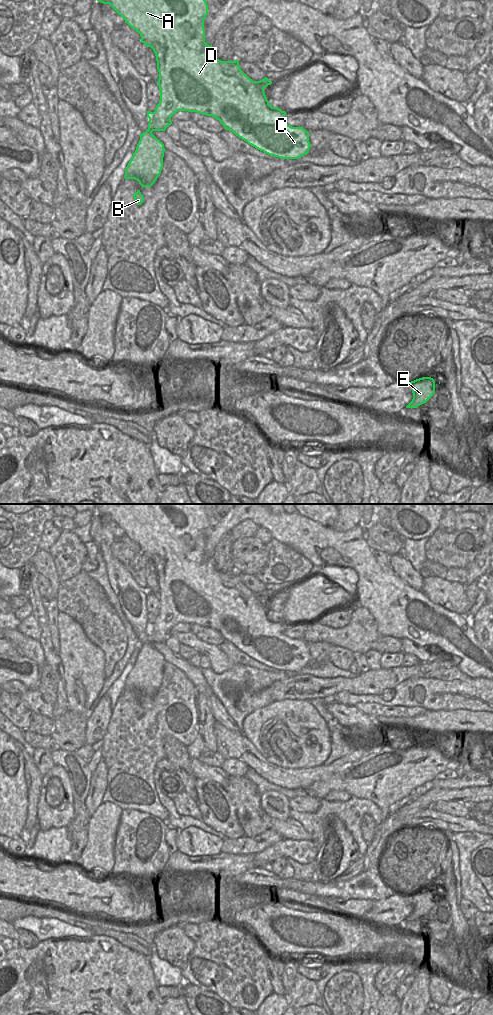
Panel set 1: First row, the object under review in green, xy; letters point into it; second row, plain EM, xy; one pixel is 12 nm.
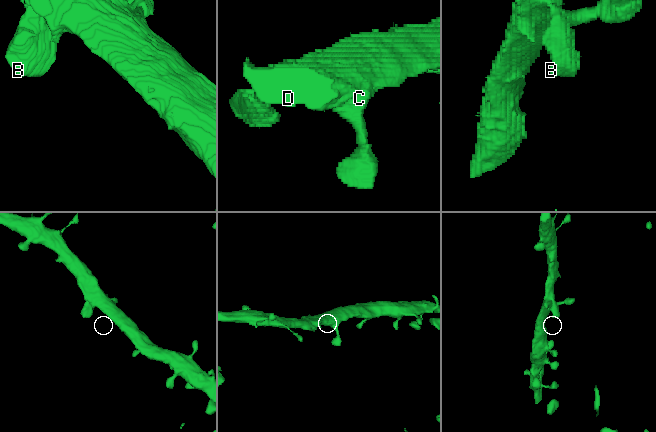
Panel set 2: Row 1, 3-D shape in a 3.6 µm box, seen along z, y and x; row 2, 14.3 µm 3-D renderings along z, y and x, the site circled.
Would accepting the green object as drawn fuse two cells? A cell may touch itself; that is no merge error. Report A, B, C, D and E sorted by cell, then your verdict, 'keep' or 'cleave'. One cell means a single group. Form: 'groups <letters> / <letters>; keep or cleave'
groups A B C D E; keep

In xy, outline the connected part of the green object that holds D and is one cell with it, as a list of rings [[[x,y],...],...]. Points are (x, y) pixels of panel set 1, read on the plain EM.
[[[95,504],[95,507],[97,513],[103,516],[110,516],[111,519],[121,529],[124,530],[125,535],[127,535],[131,540],[133,540],[140,546],[141,554],[145,558],[151,559],[153,561],[157,573],[157,582],[159,584],[159,591],[157,595],[160,602],[160,612],[154,624],[147,623],[147,629],[149,630],[148,642],[140,646],[140,652],[137,656],[136,662],[125,681],[125,691],[135,691],[142,699],[151,699],[155,695],[155,693],[161,686],[161,682],[163,680],[164,664],[166,662],[164,660],[164,656],[159,651],[157,651],[152,646],[152,644],[165,643],[166,640],[172,636],[171,629],[178,623],[197,624],[202,627],[212,628],[220,633],[220,635],[224,638],[224,641],[232,643],[236,648],[246,653],[249,657],[255,659],[260,663],[263,663],[270,668],[278,669],[280,671],[299,671],[302,668],[308,666],[311,659],[311,656],[309,654],[309,644],[306,643],[303,639],[292,639],[286,636],[284,634],[286,624],[277,619],[272,619],[269,616],[264,601],[268,597],[271,597],[272,594],[267,589],[260,593],[253,593],[240,581],[239,572],[221,573],[217,571],[213,566],[212,556],[208,557],[205,554],[204,531],[208,526],[208,516],[205,512],[204,504]]]

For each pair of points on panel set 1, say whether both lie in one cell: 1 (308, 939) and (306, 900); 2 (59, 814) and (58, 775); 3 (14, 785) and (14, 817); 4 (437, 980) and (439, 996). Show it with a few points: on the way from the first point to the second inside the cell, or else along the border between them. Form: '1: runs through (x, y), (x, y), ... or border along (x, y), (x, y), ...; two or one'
1: border along (303, 906), (329, 911); two
2: runs through (49, 807), (48, 804), (55, 797), (57, 785); one
3: runs through (14, 793), (14, 809); one
4: runs through (439, 984), (439, 992); one

